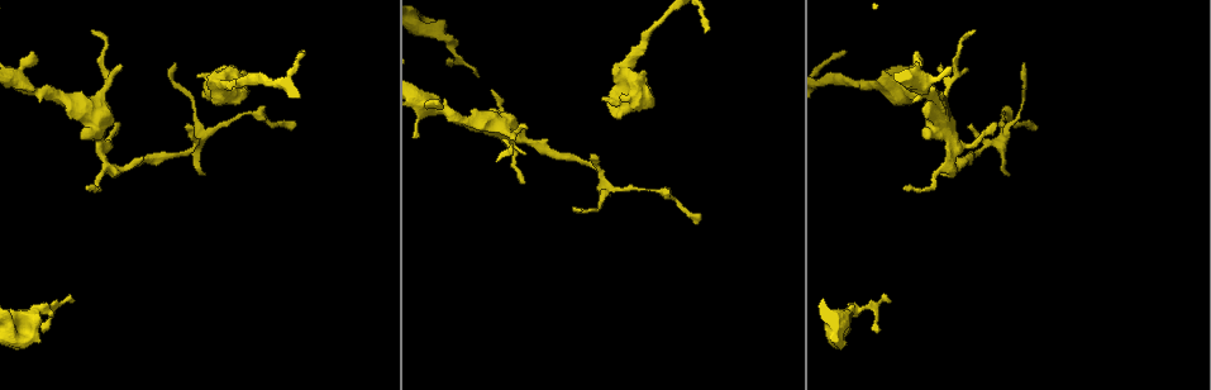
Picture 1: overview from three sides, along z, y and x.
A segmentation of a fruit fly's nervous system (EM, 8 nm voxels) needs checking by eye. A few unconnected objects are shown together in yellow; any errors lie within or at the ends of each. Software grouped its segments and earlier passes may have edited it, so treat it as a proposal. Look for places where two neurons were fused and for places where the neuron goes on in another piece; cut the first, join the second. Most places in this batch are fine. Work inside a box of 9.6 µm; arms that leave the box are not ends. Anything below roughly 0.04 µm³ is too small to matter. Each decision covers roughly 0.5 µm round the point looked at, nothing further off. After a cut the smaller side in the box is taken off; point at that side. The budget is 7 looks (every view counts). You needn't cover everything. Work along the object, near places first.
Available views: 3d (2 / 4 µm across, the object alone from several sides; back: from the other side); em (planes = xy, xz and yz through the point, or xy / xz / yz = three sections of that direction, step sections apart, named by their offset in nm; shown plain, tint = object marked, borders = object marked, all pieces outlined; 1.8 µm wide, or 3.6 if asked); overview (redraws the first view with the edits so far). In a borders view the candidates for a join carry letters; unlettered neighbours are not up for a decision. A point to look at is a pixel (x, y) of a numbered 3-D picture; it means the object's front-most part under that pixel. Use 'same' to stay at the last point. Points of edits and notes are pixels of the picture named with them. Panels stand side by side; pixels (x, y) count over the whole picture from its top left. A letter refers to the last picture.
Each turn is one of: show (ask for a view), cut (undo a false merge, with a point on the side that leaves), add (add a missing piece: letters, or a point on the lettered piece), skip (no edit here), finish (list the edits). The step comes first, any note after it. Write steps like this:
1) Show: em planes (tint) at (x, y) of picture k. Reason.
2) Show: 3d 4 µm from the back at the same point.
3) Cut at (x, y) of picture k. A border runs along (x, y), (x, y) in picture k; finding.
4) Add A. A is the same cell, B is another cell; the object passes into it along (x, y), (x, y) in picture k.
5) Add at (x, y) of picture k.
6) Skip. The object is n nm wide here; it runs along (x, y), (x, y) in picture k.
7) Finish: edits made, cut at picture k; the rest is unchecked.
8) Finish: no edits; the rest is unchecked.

Show: em yz step 8 (borders) at (651, 107) of picture 1. Stops while still wide.

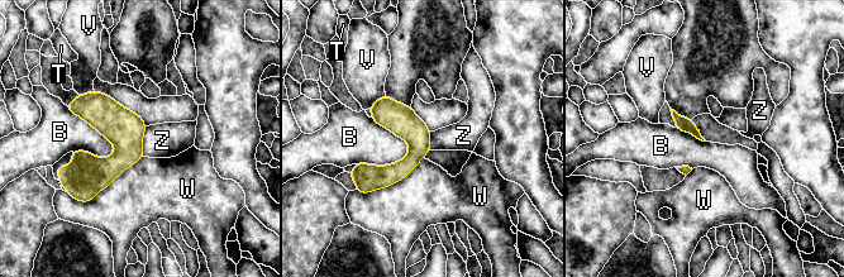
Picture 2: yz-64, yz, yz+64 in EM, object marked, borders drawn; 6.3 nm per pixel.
Skip. B, T, V, W and Z are other cells; a border runs along (147, 127), (143, 134), (142, 156) in picture 2; no lettered piece goes on from it.

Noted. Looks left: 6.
Show: 3d 2 µm at (705, 32) of picture 1. End of a long branch.

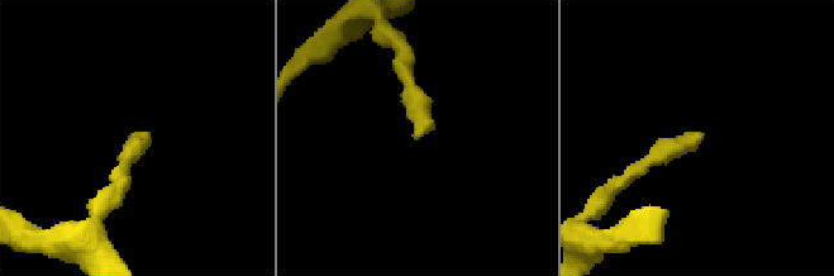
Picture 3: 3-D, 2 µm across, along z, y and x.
Show: em planes (borders) at (143, 135) of picture 3.

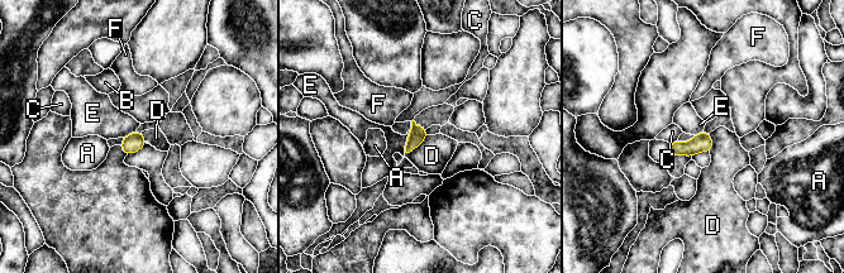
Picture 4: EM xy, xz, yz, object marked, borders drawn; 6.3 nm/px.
Skip. A, B, C, D, E and F are other cells; none of them fits.

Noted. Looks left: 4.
Show: 3d 4 µm from the back at (610, 194) of picture 1. Branch stops here.

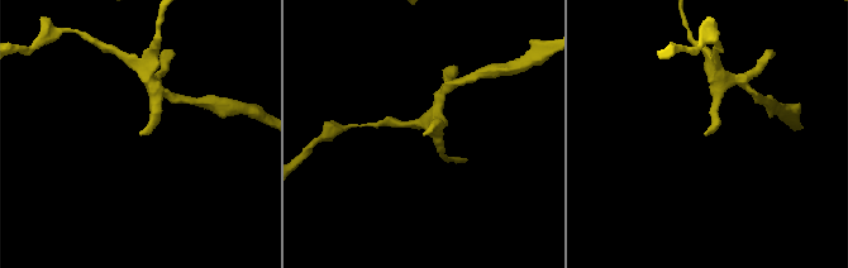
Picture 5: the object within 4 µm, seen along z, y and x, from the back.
Show: em xy step 4 (tint) at (145, 133) of picture 5.

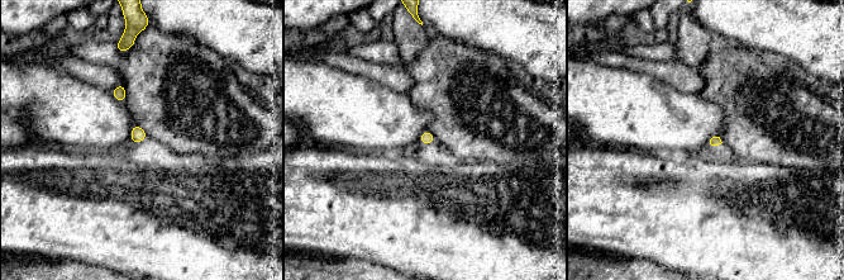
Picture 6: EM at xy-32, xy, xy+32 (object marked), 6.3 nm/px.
Show: em yz step 4 (borders) at the same point. Cut it another way.

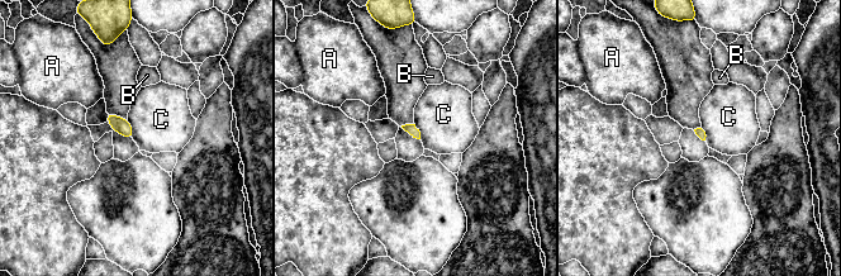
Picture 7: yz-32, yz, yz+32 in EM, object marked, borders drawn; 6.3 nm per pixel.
Skip. The longest contact is with C, 130 nm; A, B and C are other cells; a border runs along (127, 119), (133, 138) in picture 7; none of them fits.

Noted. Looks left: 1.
Finish: no edits; the rest is unchecked.

